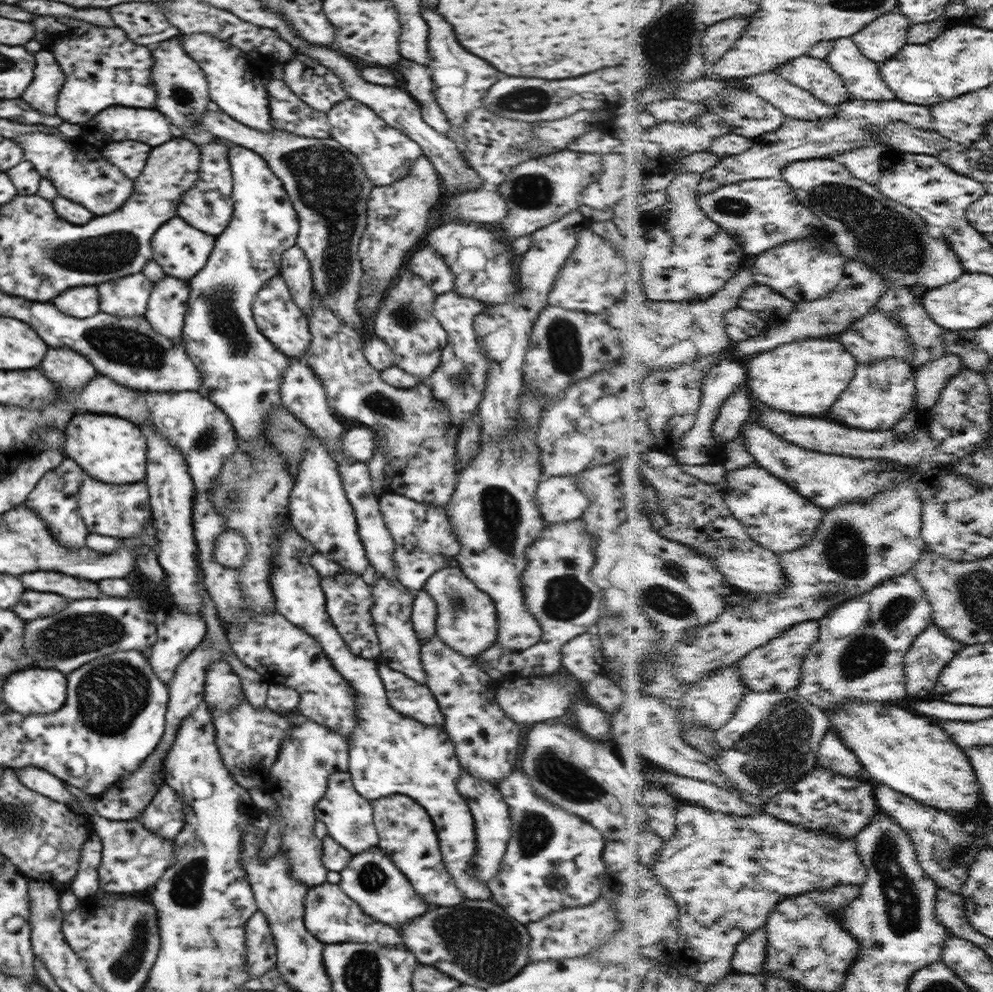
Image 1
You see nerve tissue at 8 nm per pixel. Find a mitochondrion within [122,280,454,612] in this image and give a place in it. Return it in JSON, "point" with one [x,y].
{"point":[235,496]}

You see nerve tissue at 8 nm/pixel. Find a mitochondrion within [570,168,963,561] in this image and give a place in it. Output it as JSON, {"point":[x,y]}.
{"point":[887,238]}

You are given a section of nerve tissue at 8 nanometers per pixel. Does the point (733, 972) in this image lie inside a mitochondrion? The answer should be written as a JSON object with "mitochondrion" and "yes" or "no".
{"mitochondrion":"no"}

